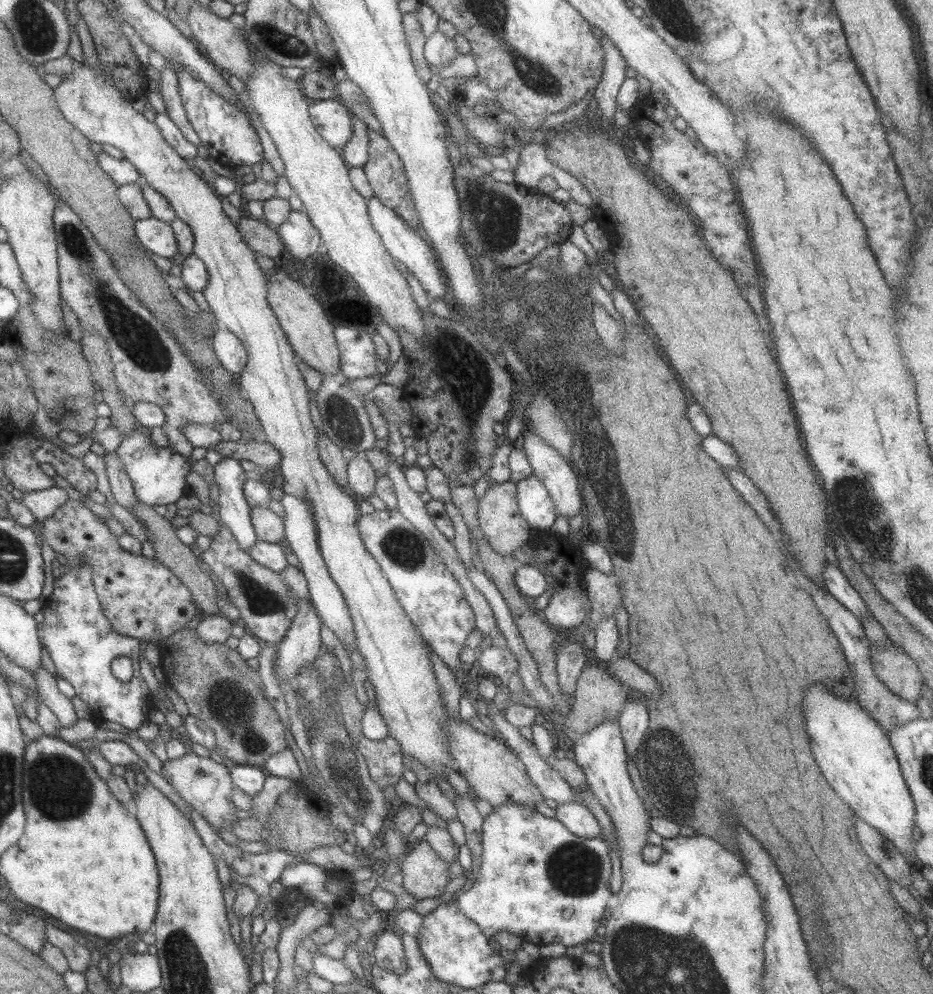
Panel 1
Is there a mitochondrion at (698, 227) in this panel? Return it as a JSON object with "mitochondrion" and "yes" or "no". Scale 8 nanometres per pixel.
{"mitochondrion":"no"}

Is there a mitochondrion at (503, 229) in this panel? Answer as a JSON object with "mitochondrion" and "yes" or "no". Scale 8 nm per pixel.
{"mitochondrion":"yes"}

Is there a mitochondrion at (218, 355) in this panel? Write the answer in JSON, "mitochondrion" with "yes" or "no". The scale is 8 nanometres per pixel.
{"mitochondrion":"no"}

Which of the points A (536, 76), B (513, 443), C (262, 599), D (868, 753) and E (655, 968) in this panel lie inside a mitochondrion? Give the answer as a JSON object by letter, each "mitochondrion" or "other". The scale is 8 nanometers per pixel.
{"A":"mitochondrion","B":"other","C":"mitochondrion","D":"other","E":"mitochondrion"}

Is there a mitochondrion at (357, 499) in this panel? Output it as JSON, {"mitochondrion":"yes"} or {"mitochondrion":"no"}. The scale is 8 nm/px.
{"mitochondrion":"no"}

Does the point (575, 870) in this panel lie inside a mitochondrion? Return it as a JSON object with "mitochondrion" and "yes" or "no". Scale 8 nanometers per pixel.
{"mitochondrion":"yes"}

